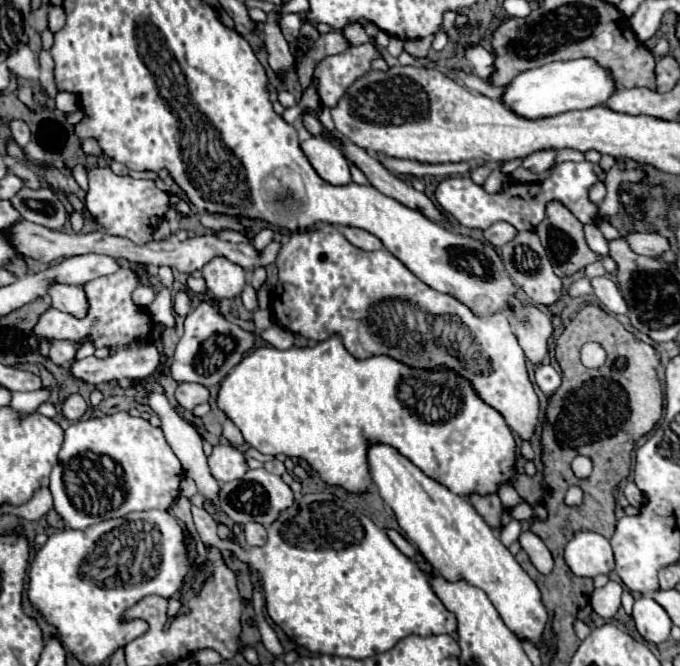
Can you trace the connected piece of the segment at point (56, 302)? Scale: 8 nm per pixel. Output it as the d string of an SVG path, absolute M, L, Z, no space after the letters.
M56 282L54 286L50 286L48 294L52 298L54 308L58 308L62 312L70 312L70 314L74 314L78 318L86 316L88 302L86 302L84 290L80 286L70 286L70 284Z

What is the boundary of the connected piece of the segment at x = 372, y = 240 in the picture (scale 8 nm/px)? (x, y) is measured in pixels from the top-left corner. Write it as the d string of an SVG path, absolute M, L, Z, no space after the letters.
M340 228L340 232L354 244L354 246L358 246L358 248L362 248L362 250L380 250L382 248L382 242L374 236L374 234L370 234L370 232L366 232L366 230L360 230L360 228Z

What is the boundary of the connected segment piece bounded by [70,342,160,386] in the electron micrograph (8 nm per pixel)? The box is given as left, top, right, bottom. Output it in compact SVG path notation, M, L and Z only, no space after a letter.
M148 342L146 346L120 350L118 354L102 360L90 356L90 358L72 362L70 374L76 380L92 386L100 386L102 382L108 382L112 378L142 380L154 374L154 370L158 368L158 360L160 360L158 350L154 348L152 342Z

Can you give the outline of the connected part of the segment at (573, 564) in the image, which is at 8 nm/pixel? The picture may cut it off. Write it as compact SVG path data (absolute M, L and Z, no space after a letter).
M578 532L564 552L566 564L580 578L594 578L614 570L614 554L610 542L596 532Z

